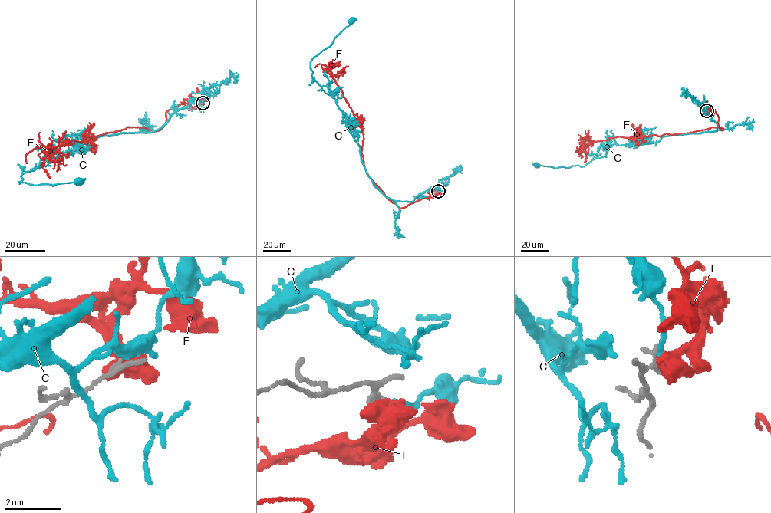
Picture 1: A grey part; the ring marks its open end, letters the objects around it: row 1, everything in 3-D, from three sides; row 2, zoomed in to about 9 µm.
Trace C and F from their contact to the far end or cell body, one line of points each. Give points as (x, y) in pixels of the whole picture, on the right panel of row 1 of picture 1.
C: (707, 110), (699, 103), (716, 131), (614, 143), (583, 166), (536, 166)
F: (707, 110), (712, 108), (723, 129), (711, 127), (659, 136), (585, 140), (579, 143), (583, 152)

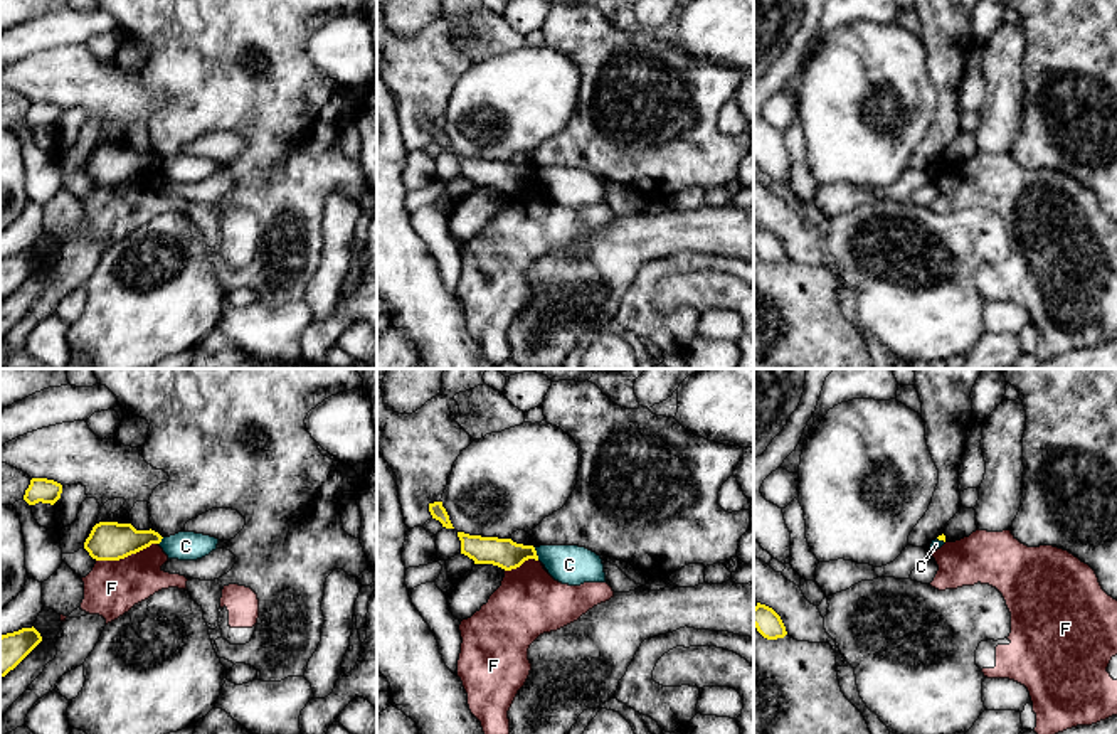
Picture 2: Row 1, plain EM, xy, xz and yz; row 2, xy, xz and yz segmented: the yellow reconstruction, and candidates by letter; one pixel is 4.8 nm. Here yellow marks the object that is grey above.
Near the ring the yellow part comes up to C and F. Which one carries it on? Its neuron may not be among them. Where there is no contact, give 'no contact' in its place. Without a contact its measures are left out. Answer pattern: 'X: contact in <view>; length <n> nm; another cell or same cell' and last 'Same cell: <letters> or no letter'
C: contact in xz; length 70 nm; another cell
F: contact in xy; length 300 nm; another cell
Same cell: no letter

